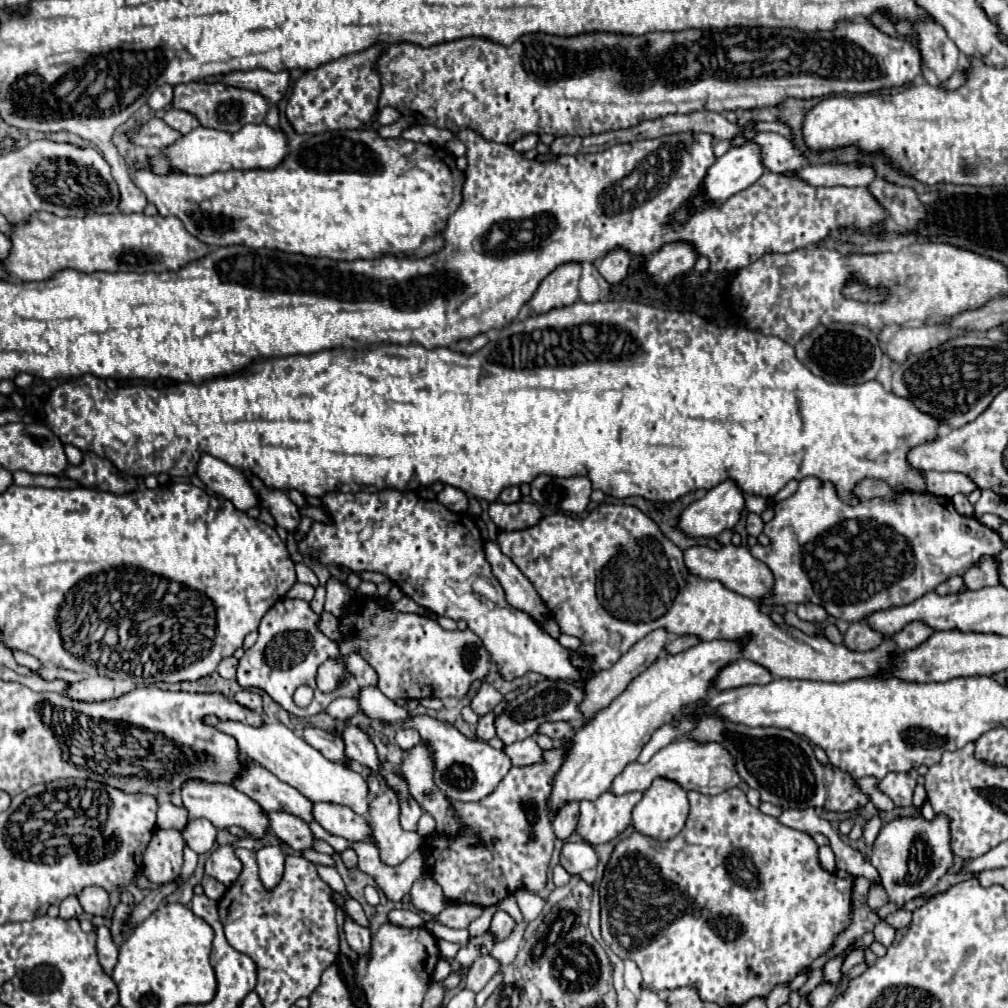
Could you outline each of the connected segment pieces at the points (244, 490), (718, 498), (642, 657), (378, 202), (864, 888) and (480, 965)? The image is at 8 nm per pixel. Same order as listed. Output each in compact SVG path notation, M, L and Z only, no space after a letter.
M200 455L196 475L210 491L232 501L234 507L240 511L248 511L250 507L260 505L258 497L254 495L252 487L246 481L244 473L236 467L228 467L228 463L220 461L212 455Z
M726 479L724 483L710 489L702 499L698 499L690 507L686 507L680 513L678 527L690 537L716 537L724 529L732 529L740 521L742 511L744 511L744 493L732 479Z
M656 629L656 631L648 633L644 639L640 639L640 643L636 643L628 653L624 653L608 671L598 671L592 679L582 683L584 699L580 701L580 713L584 715L584 723L588 723L588 719L592 719L592 715L596 715L600 709L608 707L628 687L628 683L634 677L644 673L658 659L658 655L664 651L666 641L668 641L668 633L664 629Z
M352 129L352 131L326 131L320 135L308 137L298 149L288 151L284 161L274 169L250 169L250 171L226 171L226 173L212 173L208 177L196 177L196 175L184 175L184 173L170 173L170 175L154 175L150 169L142 167L134 175L134 183L142 193L146 195L148 203L156 205L158 213L162 217L178 217L186 231L190 235L196 235L202 243L210 247L226 247L226 245L246 245L252 249L260 247L272 247L284 253L302 253L308 257L328 257L336 261L354 261L354 259L376 259L380 255L392 255L392 257L424 257L440 251L444 247L444 227L448 223L448 217L460 207L462 203L462 187L464 187L464 173L456 167L456 161L452 161L452 153L442 147L430 147L424 143L406 141L402 137L396 139L384 139L374 129Z
M856 877L854 881L854 891L852 891L852 917L850 917L850 925L836 937L836 943L832 943L832 947L820 957L816 959L810 969L822 967L828 959L836 957L840 951L844 951L854 939L862 937L866 931L872 931L874 925L878 923L878 915L868 907L866 897L868 897L868 887L870 881L866 877Z
M480 955L472 965L470 971L466 975L466 989L478 993L480 989L484 989L484 985L492 979L492 975L500 969L498 961L492 959L490 955Z

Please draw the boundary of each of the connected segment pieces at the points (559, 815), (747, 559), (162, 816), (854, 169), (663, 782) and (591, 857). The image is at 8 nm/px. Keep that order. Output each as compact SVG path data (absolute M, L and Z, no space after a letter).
M566 803L564 807L560 807L552 819L554 825L554 833L558 839L568 839L574 831L576 831L576 823L578 823L578 803Z
M730 543L730 545L722 545L720 549L694 545L684 551L684 563L686 563L688 571L692 571L692 575L696 575L700 579L708 579L708 581L720 581L726 589L730 589L742 597L748 597L748 599L758 599L758 597L770 595L770 589L774 583L772 571L764 563L754 559L744 545L736 547Z
M162 801L158 809L158 829L184 829L188 823L188 811L184 807L176 807L170 801Z
M806 165L796 171L786 171L784 175L804 179L812 187L866 187L874 179L874 171L860 165Z
M654 779L632 811L632 825L652 839L672 839L684 827L686 817L686 791L670 779Z
M564 841L558 863L570 875L580 875L586 869L594 869L596 867L598 855L592 849L592 845L586 843L586 841L580 841L580 843L568 843L568 841Z

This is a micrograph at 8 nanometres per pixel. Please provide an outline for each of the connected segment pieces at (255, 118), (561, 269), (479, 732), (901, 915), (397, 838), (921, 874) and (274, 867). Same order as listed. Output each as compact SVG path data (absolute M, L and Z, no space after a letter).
M182 83L174 87L174 101L172 105L176 109L192 113L202 127L236 133L248 123L264 123L264 117L268 113L268 103L262 95L246 89L226 87L222 83Z
M562 263L548 277L542 279L536 289L530 305L536 313L546 313L554 307L566 307L578 301L578 281L582 265L580 263Z
M488 713L488 715L480 717L480 721L478 721L478 727L476 727L476 737L478 737L478 739L482 739L482 741L488 741L488 739L496 737L494 719L496 719L496 713Z
M897 911L893 914L888 915L885 918L885 921L889 925L892 925L892 927L900 929L900 927L906 927L906 925L910 923L910 919L912 919L912 913L910 913L910 911Z
M382 781L380 793L372 799L372 811L368 811L366 819L368 827L372 827L372 841L386 865L400 865L422 843L416 831L404 831L400 827L398 817L400 805L396 793Z
M922 815L896 817L880 829L872 845L870 863L878 869L882 887L890 901L904 905L910 899L930 893L942 875L954 865L948 817L934 815L932 821L926 821Z
M264 845L262 849L256 851L258 867L260 867L260 879L262 883L272 889L278 885L284 873L284 853L278 845Z

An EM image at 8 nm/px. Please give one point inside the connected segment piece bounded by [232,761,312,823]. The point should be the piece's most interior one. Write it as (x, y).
(273, 795)

